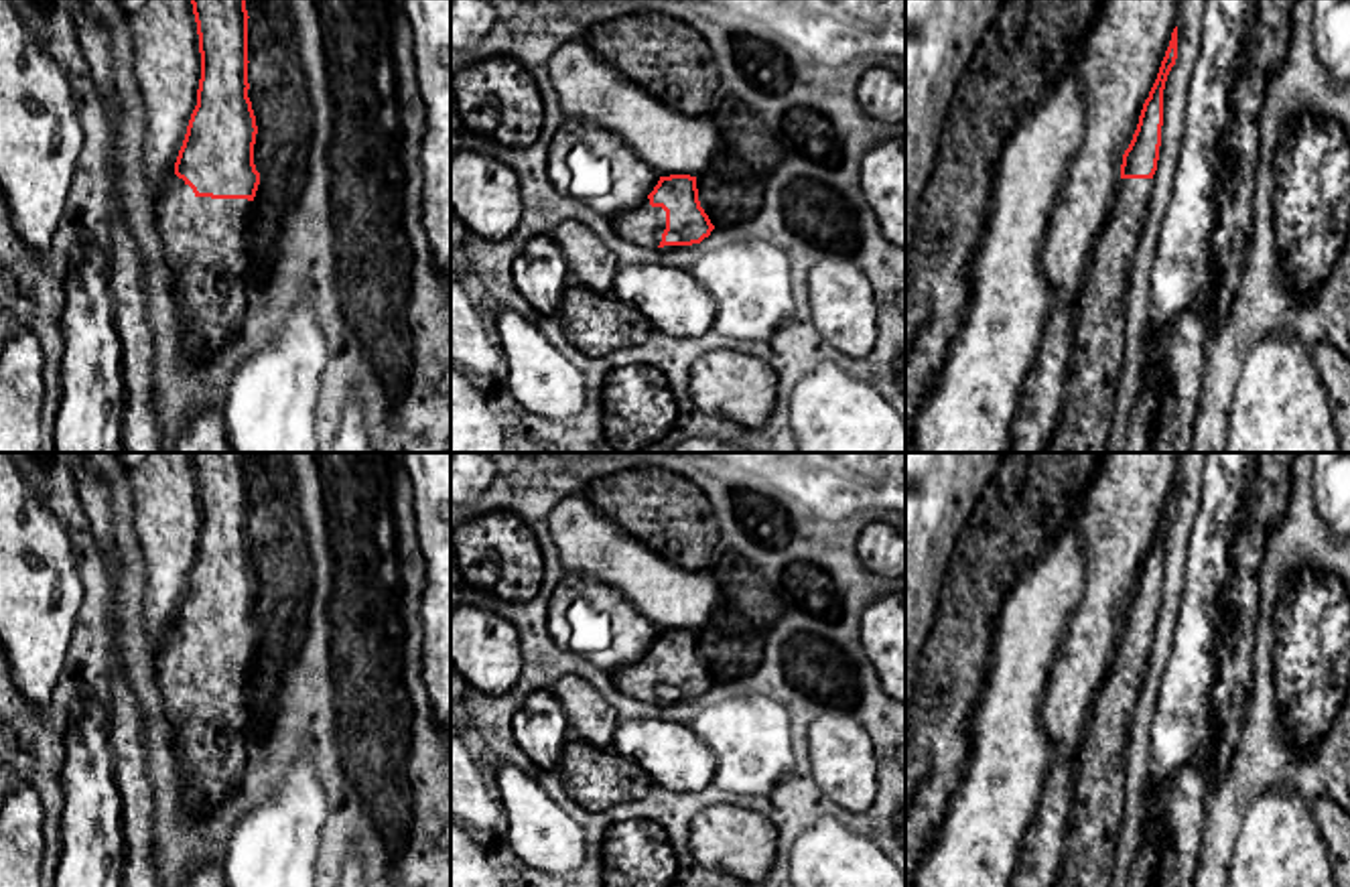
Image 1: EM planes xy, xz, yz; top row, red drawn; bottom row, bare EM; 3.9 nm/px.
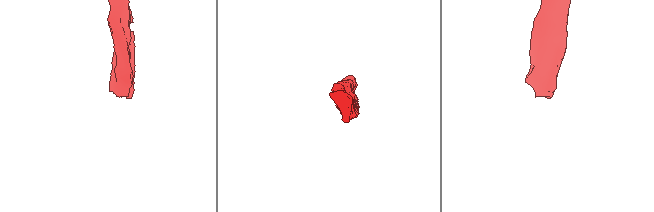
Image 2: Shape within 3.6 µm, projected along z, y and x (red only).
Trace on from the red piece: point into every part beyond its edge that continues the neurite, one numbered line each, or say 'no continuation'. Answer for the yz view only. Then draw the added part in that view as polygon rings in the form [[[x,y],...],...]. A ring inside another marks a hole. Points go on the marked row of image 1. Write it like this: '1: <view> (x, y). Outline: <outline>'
1: yz (1085, 421). Outline: [[[1121,179],[1088,252],[1074,315],[1064,406],[1041,453],[1106,453],[1123,365],[1129,270],[1153,179]]]

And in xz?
1: xz (642, 224). Outline: [[[650,199],[613,217],[615,231],[627,242],[658,248],[666,229],[666,211]]]

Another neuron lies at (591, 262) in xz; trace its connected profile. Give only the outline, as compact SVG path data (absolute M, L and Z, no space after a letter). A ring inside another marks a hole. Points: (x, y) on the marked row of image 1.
M577 219L562 221L550 237L562 250L575 282L601 292L613 292L621 264L587 223Z

